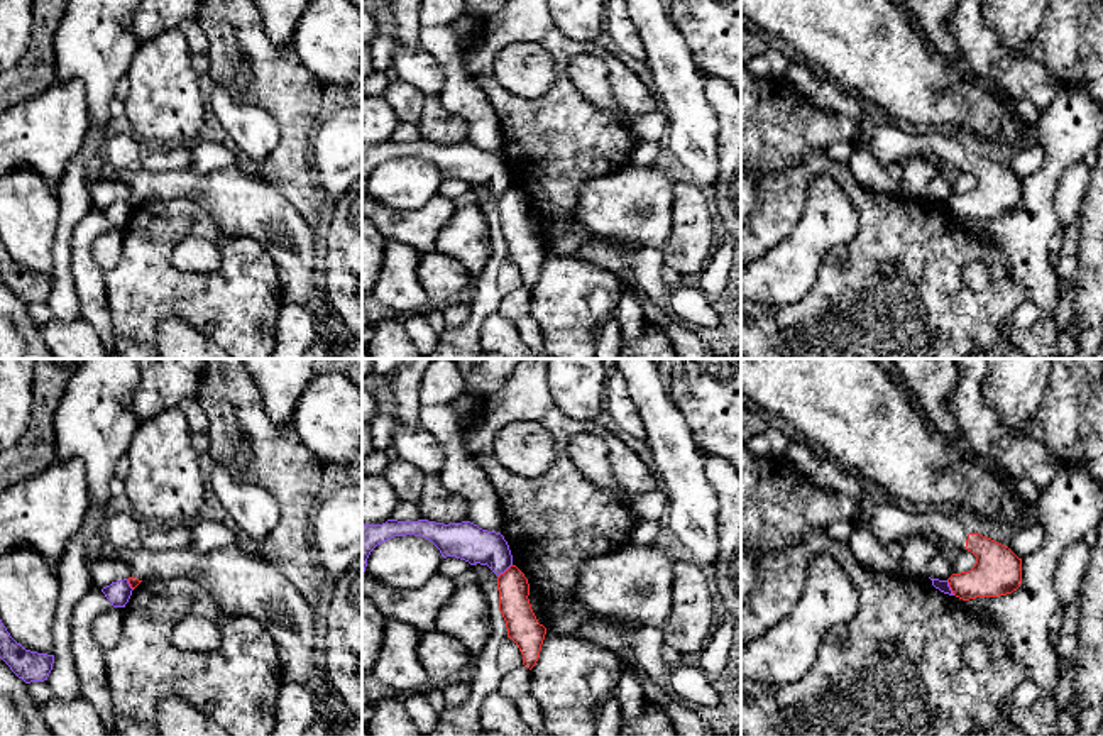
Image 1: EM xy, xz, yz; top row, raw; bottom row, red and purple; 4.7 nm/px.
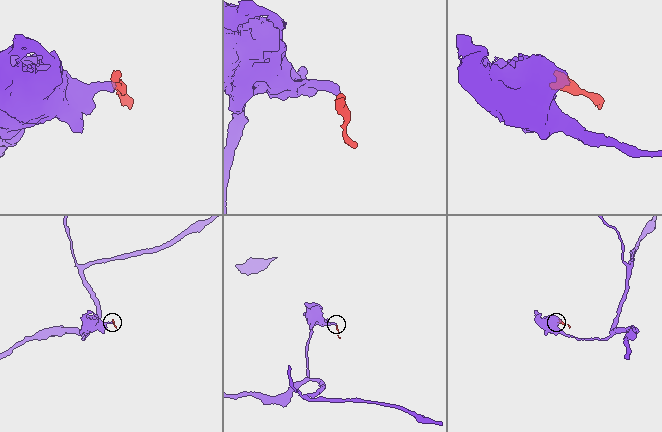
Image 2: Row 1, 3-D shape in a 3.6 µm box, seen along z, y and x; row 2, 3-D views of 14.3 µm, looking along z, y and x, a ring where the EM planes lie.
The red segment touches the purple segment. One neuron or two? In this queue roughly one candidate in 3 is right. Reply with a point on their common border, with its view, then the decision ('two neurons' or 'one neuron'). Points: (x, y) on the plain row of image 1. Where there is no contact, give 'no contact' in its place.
meets red in xz at (506, 192); two neurons

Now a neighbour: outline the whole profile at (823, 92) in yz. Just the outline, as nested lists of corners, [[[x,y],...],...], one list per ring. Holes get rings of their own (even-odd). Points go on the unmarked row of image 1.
[[[788,64],[785,78],[804,98],[824,112],[848,115],[854,122],[864,115],[864,103],[848,93],[827,74],[805,64]]]

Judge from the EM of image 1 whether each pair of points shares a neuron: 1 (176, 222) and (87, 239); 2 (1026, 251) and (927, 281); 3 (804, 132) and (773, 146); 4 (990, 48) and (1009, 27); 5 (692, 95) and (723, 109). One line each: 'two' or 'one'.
1: two
2: two
3: one
4: two
5: two

